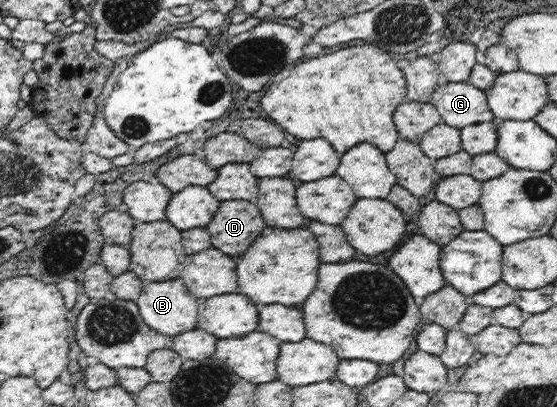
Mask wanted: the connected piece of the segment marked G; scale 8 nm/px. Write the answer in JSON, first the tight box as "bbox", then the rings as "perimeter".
{"bbox":[431,81,495,128],"perimeter":[[[468,81],[445,82],[433,92],[431,104],[438,110],[443,122],[454,128],[495,121],[485,91]]]}

